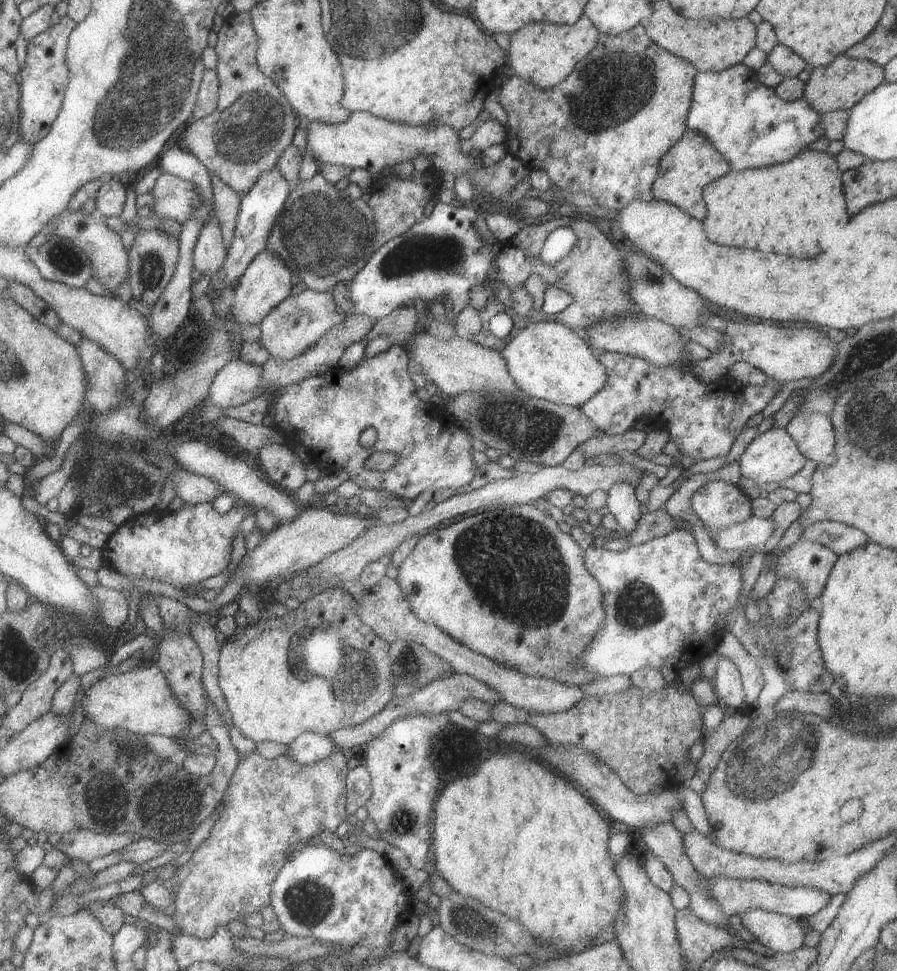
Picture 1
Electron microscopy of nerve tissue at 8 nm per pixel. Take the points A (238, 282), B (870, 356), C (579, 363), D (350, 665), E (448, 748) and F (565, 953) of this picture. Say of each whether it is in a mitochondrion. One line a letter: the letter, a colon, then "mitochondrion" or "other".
A: other
B: mitochondrion
C: other
D: mitochondrion
E: other
F: other

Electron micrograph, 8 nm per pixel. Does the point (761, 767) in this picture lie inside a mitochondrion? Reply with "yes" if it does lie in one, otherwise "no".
yes

